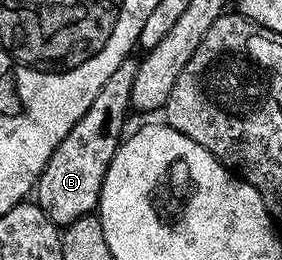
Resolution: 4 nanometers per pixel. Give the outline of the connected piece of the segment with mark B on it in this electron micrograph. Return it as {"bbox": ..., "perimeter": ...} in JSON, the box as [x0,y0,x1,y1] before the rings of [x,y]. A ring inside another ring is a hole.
{"bbox":[34,55,137,227],"perimeter":[[[132,55],[118,63],[118,71],[114,71],[110,79],[102,81],[102,91],[94,95],[94,103],[90,103],[86,115],[82,115],[82,119],[78,119],[78,123],[70,127],[70,135],[66,135],[66,139],[58,143],[54,155],[50,155],[50,159],[44,164],[34,197],[40,210],[57,227],[74,223],[74,219],[79,217],[87,217],[99,206],[108,164],[114,159],[116,148],[125,132],[124,112],[129,112],[132,103],[132,84],[137,64],[137,58]]]}

